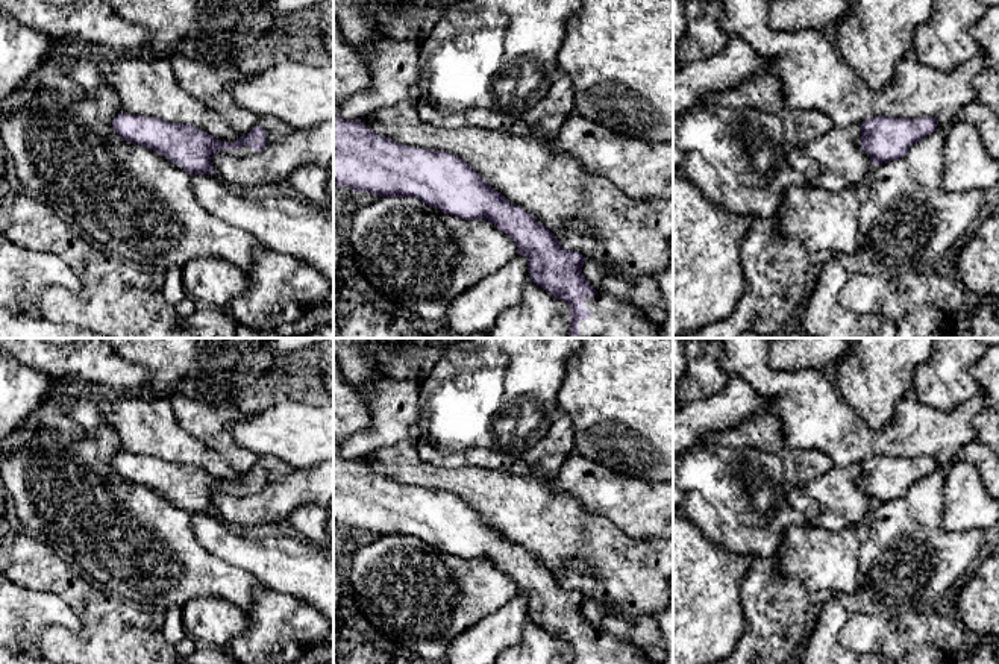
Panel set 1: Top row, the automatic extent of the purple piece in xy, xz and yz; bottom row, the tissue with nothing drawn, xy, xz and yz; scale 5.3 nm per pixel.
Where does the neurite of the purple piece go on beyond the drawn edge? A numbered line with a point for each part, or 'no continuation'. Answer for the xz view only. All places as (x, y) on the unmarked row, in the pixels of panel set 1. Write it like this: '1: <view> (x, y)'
1: xz (605, 649)

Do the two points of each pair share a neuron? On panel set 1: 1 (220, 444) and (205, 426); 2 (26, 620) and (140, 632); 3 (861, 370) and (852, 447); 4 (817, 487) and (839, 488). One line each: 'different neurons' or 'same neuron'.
1: same neuron
2: different neurons
3: different neurons
4: same neuron

